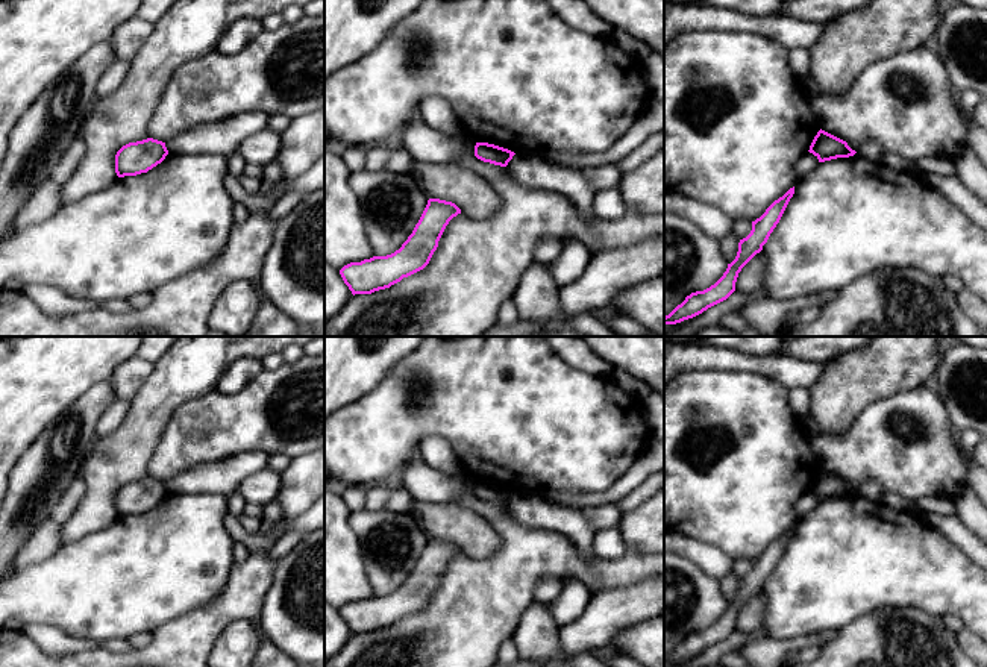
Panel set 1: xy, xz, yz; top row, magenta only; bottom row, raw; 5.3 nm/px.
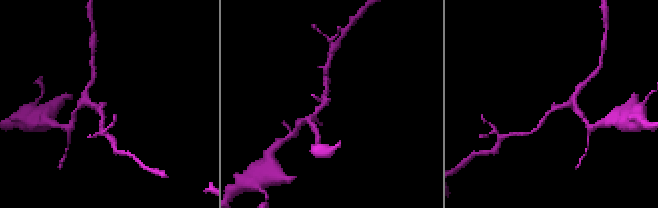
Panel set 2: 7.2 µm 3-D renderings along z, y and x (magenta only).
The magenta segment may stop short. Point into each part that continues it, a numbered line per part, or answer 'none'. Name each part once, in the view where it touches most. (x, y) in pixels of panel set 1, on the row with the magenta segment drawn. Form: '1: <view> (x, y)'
none

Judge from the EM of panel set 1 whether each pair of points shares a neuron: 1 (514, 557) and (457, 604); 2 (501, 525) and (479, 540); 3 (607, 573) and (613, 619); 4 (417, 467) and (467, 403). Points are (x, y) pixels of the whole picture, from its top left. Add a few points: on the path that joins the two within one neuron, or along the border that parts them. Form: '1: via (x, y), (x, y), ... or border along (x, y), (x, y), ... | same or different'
1: via (501, 570), (470, 601) | same
2: border along (466, 508), (479, 513), (499, 538), (485, 558) | different
3: border along (645, 581), (592, 594) | different
4: border along (419, 454), (393, 479) | different

